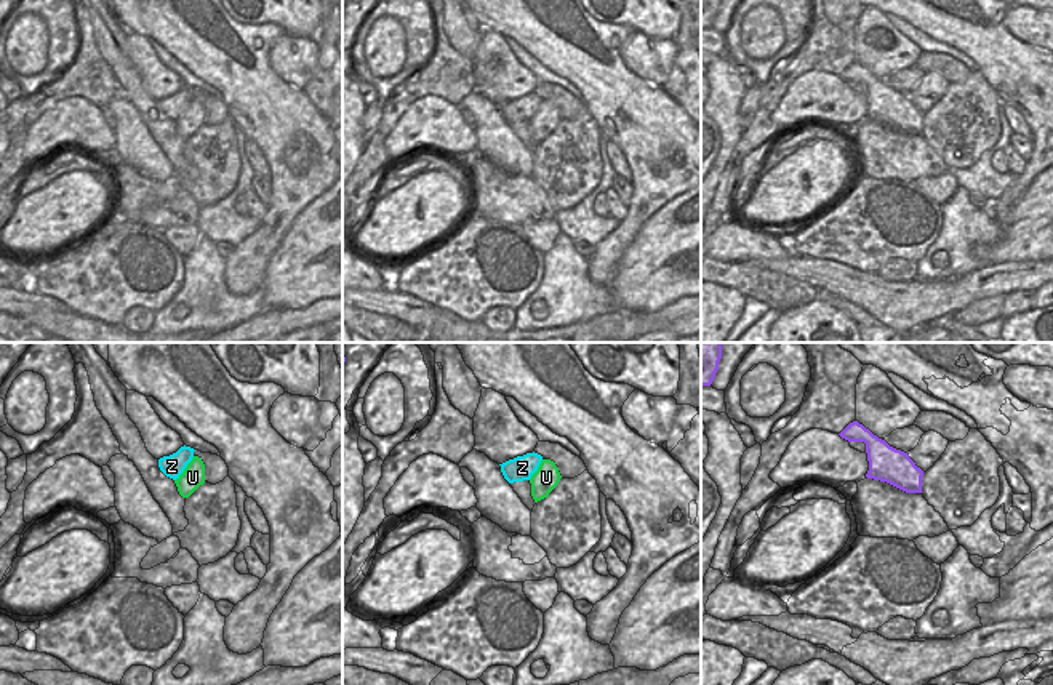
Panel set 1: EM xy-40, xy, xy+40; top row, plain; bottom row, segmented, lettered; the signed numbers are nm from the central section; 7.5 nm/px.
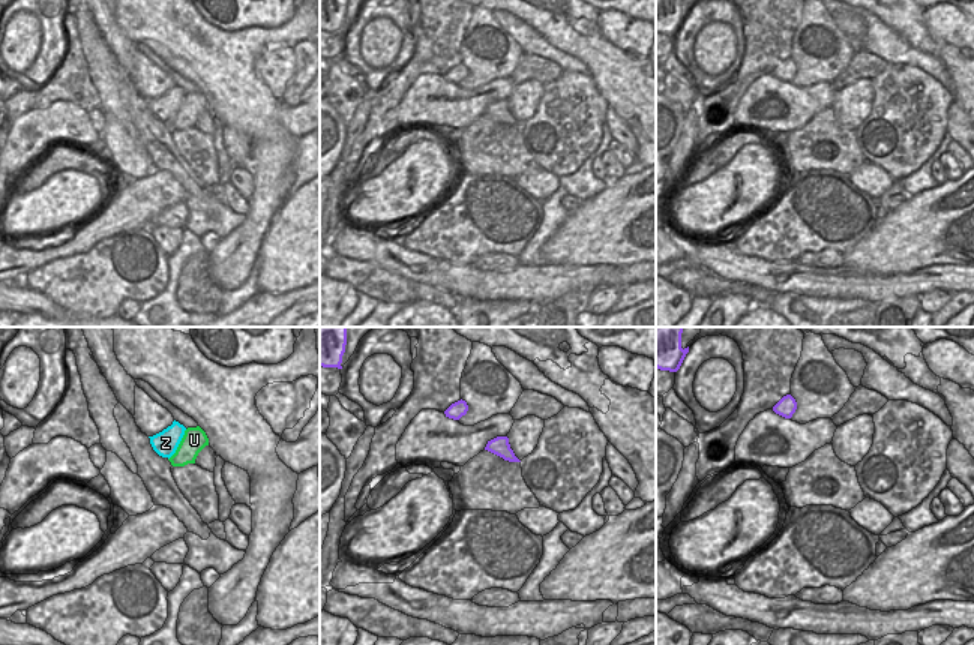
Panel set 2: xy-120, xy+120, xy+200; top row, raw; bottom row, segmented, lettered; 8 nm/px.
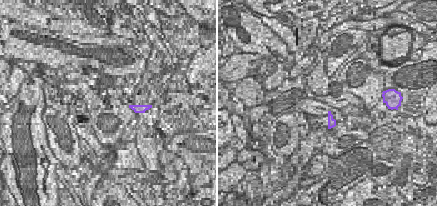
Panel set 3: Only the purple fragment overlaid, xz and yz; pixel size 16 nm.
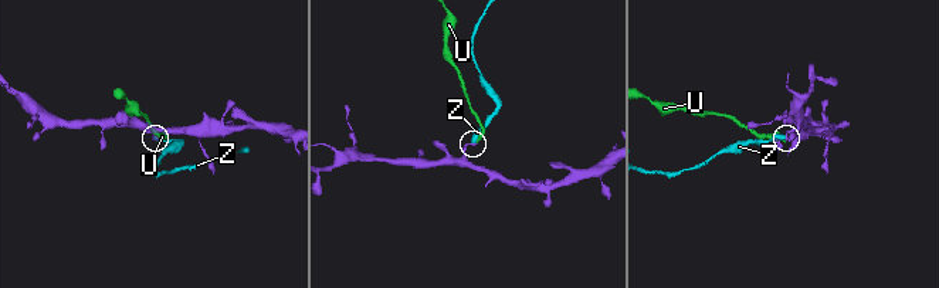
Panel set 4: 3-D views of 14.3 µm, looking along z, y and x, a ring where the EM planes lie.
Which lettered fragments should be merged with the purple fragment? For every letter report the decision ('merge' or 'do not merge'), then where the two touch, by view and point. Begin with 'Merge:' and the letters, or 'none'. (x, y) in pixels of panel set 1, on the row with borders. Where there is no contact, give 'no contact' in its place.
Merge: none
U: do not merge | no contact
Z: do not merge | no contact

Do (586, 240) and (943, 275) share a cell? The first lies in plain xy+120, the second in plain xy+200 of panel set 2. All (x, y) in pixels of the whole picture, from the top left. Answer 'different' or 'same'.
different

